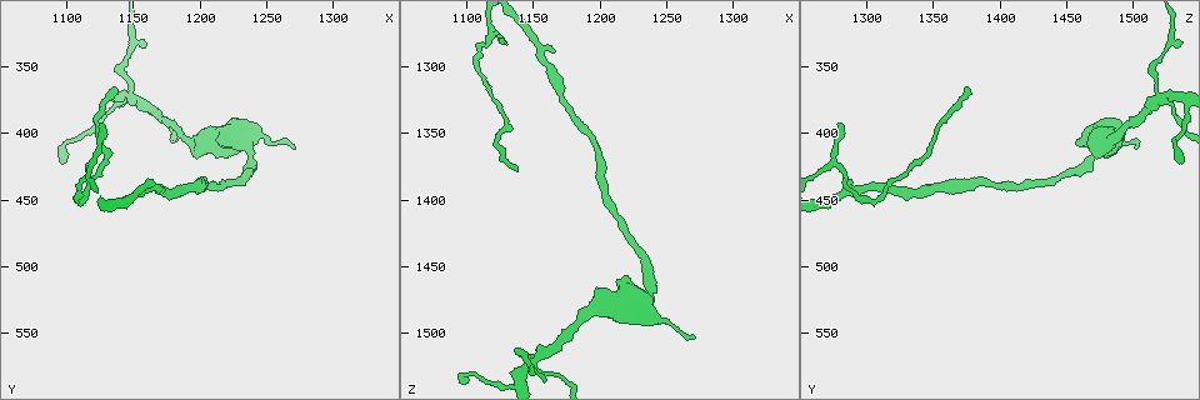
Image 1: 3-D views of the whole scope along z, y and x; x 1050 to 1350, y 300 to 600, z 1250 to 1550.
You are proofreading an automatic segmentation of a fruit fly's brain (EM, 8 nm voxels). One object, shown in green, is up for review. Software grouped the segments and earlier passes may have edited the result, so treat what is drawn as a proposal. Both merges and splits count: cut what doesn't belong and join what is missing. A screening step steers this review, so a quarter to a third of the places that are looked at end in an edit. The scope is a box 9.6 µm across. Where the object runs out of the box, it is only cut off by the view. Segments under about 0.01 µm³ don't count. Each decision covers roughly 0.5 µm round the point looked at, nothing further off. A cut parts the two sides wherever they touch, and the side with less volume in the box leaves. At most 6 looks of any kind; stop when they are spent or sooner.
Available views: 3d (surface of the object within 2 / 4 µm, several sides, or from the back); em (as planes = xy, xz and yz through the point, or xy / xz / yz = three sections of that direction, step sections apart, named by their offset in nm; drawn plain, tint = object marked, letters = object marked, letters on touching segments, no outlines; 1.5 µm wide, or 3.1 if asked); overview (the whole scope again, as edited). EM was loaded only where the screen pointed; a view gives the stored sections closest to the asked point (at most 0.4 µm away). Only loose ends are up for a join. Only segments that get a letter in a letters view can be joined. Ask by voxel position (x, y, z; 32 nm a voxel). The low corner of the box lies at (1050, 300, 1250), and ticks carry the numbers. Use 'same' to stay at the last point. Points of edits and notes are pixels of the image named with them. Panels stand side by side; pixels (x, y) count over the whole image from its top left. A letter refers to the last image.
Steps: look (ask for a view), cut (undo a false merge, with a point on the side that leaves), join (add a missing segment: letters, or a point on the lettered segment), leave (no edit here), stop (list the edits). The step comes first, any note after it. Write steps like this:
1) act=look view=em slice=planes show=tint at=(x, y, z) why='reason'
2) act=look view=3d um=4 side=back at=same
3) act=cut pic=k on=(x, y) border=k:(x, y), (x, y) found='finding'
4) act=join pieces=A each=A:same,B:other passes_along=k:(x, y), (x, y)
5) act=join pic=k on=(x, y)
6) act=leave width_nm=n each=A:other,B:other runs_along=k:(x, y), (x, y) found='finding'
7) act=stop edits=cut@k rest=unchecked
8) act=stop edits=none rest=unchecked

act=look view=3d um=4 at=(1190, 404, 1486) why='sudden change in width'

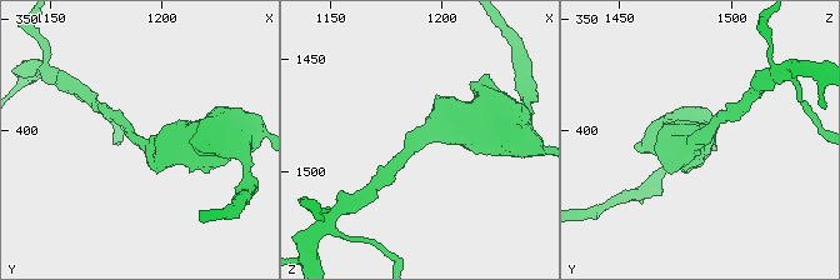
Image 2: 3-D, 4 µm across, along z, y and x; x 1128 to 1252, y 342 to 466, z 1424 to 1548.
act=look view=em slice=xz step=8 show=tint at=(1190, 403, 1485) arm_widths_nm=200,600 why='need the tissue'

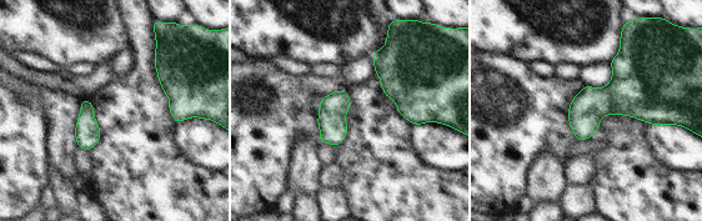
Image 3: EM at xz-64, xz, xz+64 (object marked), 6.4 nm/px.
act=look view=em slice=xy step=8 show=letters at=same why='cut it another way'

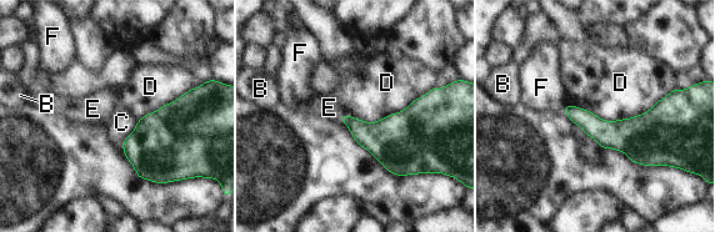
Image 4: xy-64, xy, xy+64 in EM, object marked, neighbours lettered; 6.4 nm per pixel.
act=leave each=B:other,C:other,D:other,E:other,F:other border=4:(675, 89), (615, 120), (568, 104) found='one neuron here'

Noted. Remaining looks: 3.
act=look view=3d um=2 side=back at=(1098, 410, 1530) why='sharp bend'

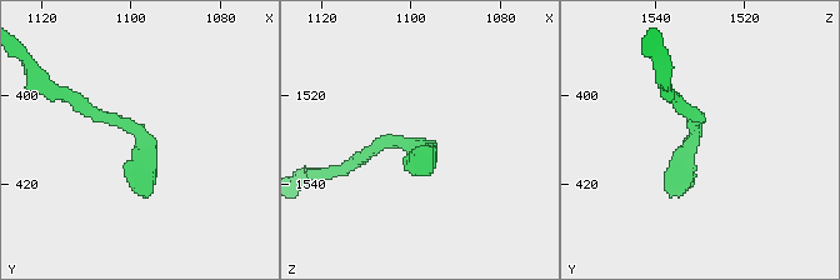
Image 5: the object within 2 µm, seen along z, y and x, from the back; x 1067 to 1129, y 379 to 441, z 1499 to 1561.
act=look view=em slice=planes show=tint at=(1097, 411, 1531) why='now the EM'

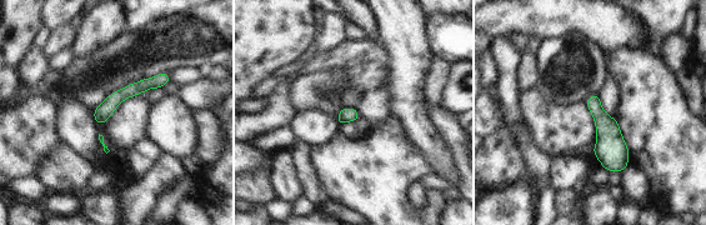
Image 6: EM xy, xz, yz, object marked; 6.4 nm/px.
act=look view=em slice=planes show=letters at=same why='see the neighbours'

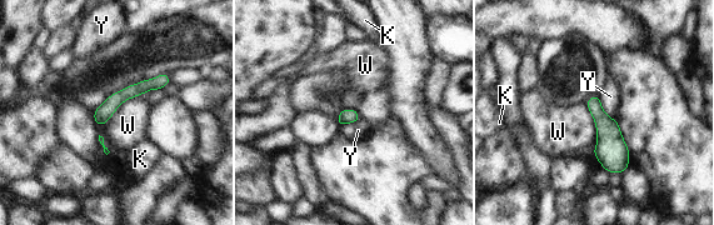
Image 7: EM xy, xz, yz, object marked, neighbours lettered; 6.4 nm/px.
act=leave longest_contact=W:360nm each=K:other,W:other,Y:other border=7:(141, 94), (95, 123) found='one neuron here'

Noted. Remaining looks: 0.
act=stop edits=none rest=unchecked

